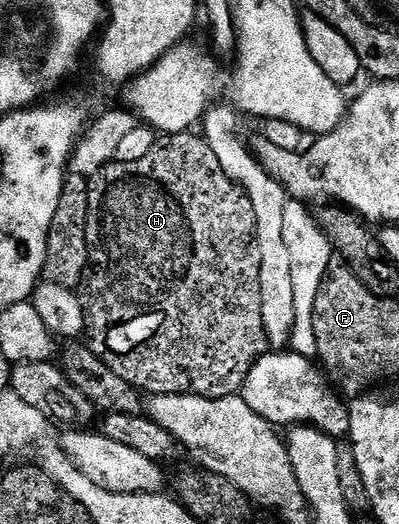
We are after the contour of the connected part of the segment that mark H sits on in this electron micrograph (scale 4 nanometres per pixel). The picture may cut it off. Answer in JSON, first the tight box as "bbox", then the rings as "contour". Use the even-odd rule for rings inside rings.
{"bbox":[84,133,268,399],"contour":[[[183,133],[183,134],[180,134],[180,135],[167,135],[167,134],[163,134],[163,135],[162,135],[162,136],[161,136],[161,138],[159,138],[159,139],[158,139],[158,140],[157,140],[157,142],[155,142],[155,144],[154,144],[154,148],[153,148],[153,149],[152,149],[152,153],[148,153],[148,157],[140,157],[140,161],[128,161],[128,162],[127,162],[127,163],[119,163],[119,162],[117,162],[117,161],[115,161],[115,162],[113,162],[113,163],[107,163],[107,164],[106,164],[106,167],[105,167],[105,168],[104,168],[104,169],[100,169],[100,173],[99,173],[99,174],[98,174],[98,175],[95,175],[95,176],[93,176],[93,179],[92,179],[92,182],[91,182],[91,183],[90,183],[90,208],[89,208],[89,209],[88,209],[88,229],[87,229],[87,230],[86,230],[86,236],[87,236],[87,237],[88,237],[88,249],[89,249],[89,250],[90,250],[90,262],[89,262],[89,264],[88,264],[88,278],[87,278],[87,279],[86,279],[86,280],[85,280],[85,283],[84,283],[84,288],[85,288],[85,287],[86,287],[86,291],[85,291],[85,290],[84,290],[84,295],[85,295],[85,299],[84,299],[84,306],[85,306],[85,309],[86,309],[86,331],[87,331],[87,332],[88,332],[88,339],[89,339],[89,335],[90,335],[90,340],[88,340],[88,346],[89,346],[89,348],[90,348],[90,349],[91,349],[91,350],[93,350],[93,351],[94,351],[94,352],[95,352],[95,354],[97,354],[97,355],[98,355],[98,356],[99,356],[99,358],[101,358],[101,359],[102,359],[102,360],[103,360],[103,361],[104,361],[104,363],[105,363],[105,365],[108,365],[108,367],[109,367],[109,369],[112,369],[112,373],[116,373],[116,375],[117,375],[117,376],[119,376],[119,377],[122,377],[122,378],[123,378],[123,379],[124,379],[124,381],[126,381],[126,382],[128,382],[128,383],[130,383],[130,384],[131,384],[131,385],[132,385],[132,386],[134,386],[134,387],[136,387],[136,388],[138,388],[138,390],[139,390],[139,391],[140,391],[140,392],[142,392],[142,393],[147,393],[147,391],[150,391],[150,392],[149,392],[149,394],[150,394],[150,395],[151,395],[151,396],[156,396],[156,395],[202,395],[202,396],[203,396],[203,397],[204,397],[204,398],[206,398],[206,399],[223,399],[223,398],[224,398],[224,397],[228,397],[228,396],[229,396],[229,395],[238,395],[238,394],[239,394],[239,392],[241,392],[241,390],[242,390],[242,387],[243,387],[243,386],[244,386],[244,384],[245,384],[245,379],[246,379],[246,378],[247,378],[247,377],[248,377],[248,375],[249,375],[249,371],[250,371],[250,370],[252,370],[252,369],[253,369],[253,368],[254,368],[254,366],[255,366],[255,365],[256,365],[256,363],[257,363],[257,361],[258,361],[258,359],[259,359],[259,358],[261,358],[261,356],[262,356],[262,355],[265,355],[265,354],[266,354],[266,353],[267,353],[267,351],[268,351],[268,344],[267,344],[267,341],[266,341],[266,330],[265,330],[265,329],[264,329],[264,313],[263,313],[263,312],[262,312],[262,302],[261,302],[261,301],[260,301],[260,245],[259,245],[259,244],[258,244],[258,230],[257,230],[257,229],[256,229],[256,213],[255,213],[255,212],[254,212],[254,210],[253,210],[253,209],[252,209],[252,201],[251,201],[251,200],[250,200],[250,199],[249,199],[249,198],[248,198],[248,196],[247,196],[247,195],[246,195],[246,190],[245,190],[245,189],[244,189],[244,188],[243,188],[243,187],[239,187],[239,186],[238,186],[238,184],[237,184],[237,183],[233,183],[233,182],[232,182],[232,180],[231,180],[231,179],[229,179],[229,178],[228,178],[228,176],[226,176],[226,174],[225,174],[225,173],[223,173],[223,171],[222,171],[222,170],[221,170],[221,169],[220,169],[220,161],[216,161],[216,153],[212,153],[212,149],[211,149],[211,148],[210,148],[210,147],[209,147],[209,146],[208,146],[208,144],[206,144],[206,140],[205,140],[205,138],[203,138],[203,136],[202,136],[202,135],[201,135],[201,134],[198,134],[198,135],[194,135],[194,134],[195,134],[195,133]]]}

